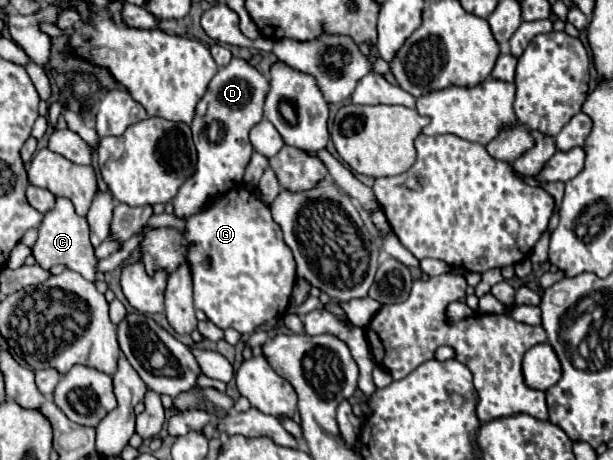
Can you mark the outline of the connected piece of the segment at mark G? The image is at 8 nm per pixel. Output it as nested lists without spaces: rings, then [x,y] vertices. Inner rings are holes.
[[[247,186],[231,188],[225,196],[201,210],[195,216],[187,218],[185,226],[187,242],[193,242],[191,248],[191,274],[193,274],[193,300],[195,308],[203,310],[205,316],[219,328],[233,328],[239,334],[251,334],[257,326],[273,320],[277,314],[283,314],[289,308],[289,296],[297,280],[295,260],[291,248],[287,248],[281,228],[273,222],[269,206],[259,200],[257,192]],[[205,258],[211,260],[211,266],[205,266]]]

